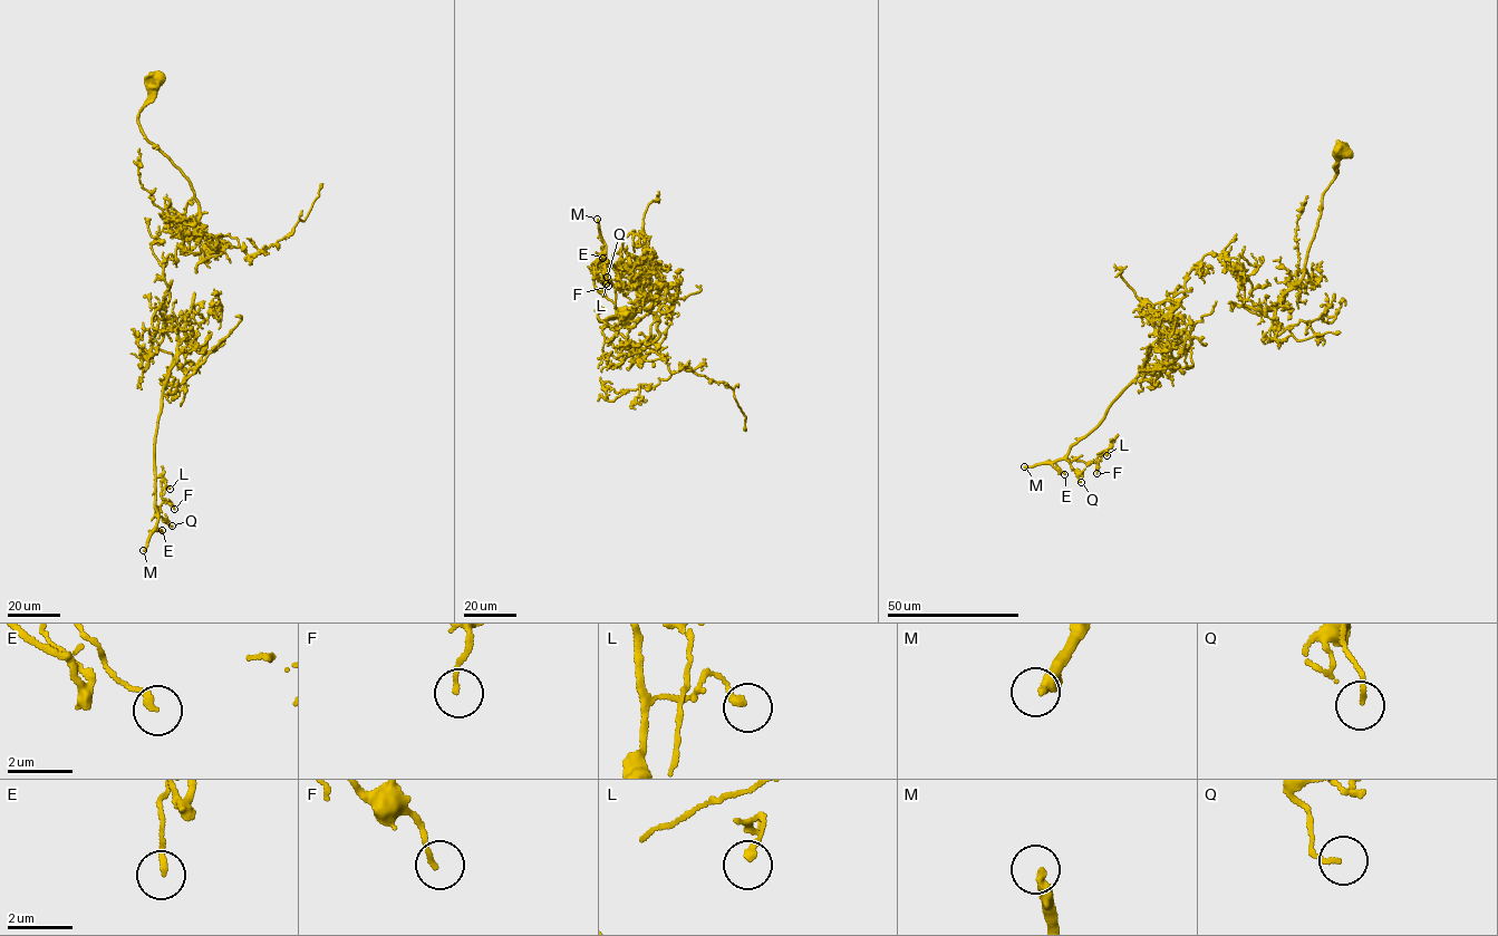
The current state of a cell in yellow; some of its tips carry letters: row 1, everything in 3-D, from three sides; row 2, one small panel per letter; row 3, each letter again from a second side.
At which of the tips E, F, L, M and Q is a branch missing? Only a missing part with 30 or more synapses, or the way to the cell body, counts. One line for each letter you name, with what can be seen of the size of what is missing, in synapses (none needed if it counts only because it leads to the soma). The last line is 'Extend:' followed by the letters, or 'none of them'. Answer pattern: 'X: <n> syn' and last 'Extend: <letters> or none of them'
M: 3000 syn
Extend: M

